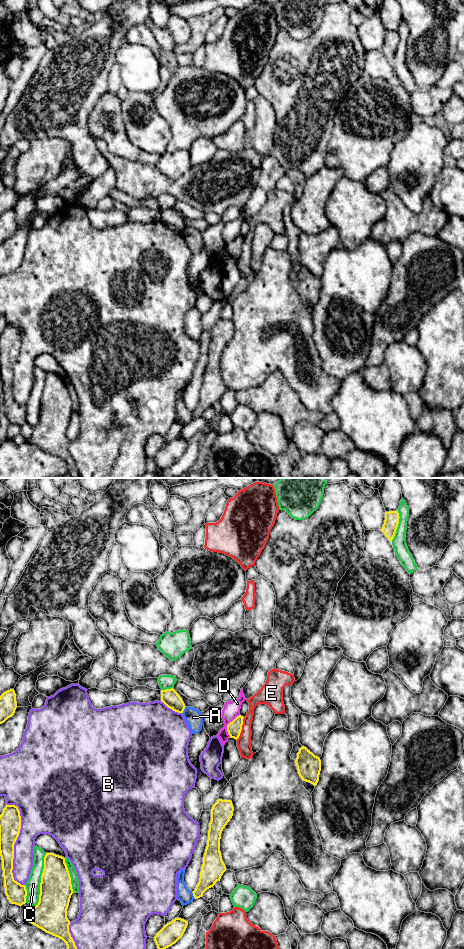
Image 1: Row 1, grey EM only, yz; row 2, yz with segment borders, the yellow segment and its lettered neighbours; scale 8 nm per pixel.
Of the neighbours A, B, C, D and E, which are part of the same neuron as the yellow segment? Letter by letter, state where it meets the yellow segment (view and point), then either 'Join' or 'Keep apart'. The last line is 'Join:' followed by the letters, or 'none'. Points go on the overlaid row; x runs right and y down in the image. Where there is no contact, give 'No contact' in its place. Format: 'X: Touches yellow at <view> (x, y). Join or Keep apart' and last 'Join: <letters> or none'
A: Touches yellow at yz (183, 710). Keep apart
B: Touches yellow at yz (14, 843). Keep apart
C: Touches yellow at yz (41, 881). Keep apart
D: Touches yellow at yz (227, 725). Keep apart
E: Touches yellow at yz (241, 728). Keep apart
Join: none

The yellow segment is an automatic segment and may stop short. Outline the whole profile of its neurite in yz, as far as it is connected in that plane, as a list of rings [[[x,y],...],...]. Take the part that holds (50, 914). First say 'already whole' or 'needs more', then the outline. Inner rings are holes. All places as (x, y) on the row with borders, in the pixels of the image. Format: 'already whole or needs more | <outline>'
already whole | [[[46,853],[41,876],[39,902],[33,908],[29,923],[62,939],[67,949],[77,949],[69,932],[67,909],[73,894],[65,858]]]

